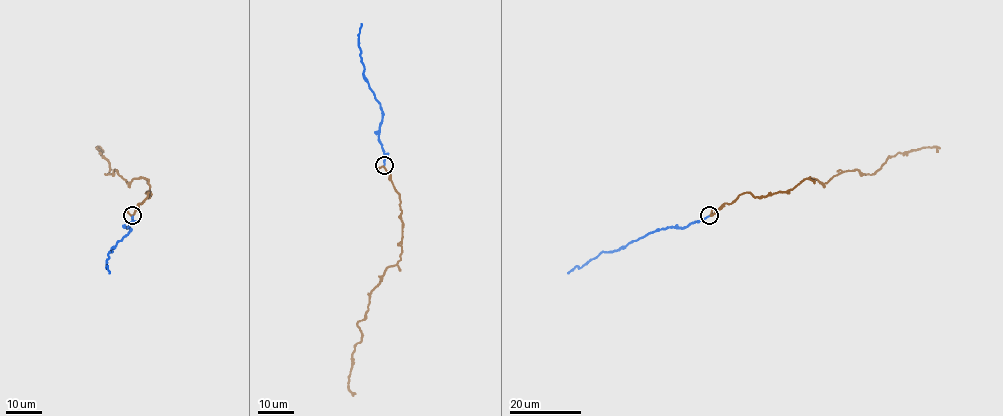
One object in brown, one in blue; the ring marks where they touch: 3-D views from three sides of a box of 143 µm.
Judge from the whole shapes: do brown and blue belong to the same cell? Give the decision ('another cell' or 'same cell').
same cell

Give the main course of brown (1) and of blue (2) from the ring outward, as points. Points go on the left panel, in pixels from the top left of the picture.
1: (132, 215), (149, 197), (148, 180), (128, 184), (115, 169), (105, 175), (109, 163), (96, 148), (103, 152)
2: (132, 216), (133, 221), (126, 228), (130, 230), (109, 252), (108, 273)

